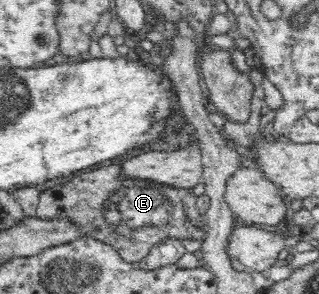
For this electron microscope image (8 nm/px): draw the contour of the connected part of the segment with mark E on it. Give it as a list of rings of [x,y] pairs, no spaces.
[[[108,166],[94,172],[86,172],[39,192],[36,215],[40,218],[65,216],[81,228],[84,237],[92,237],[108,244],[118,251],[126,262],[139,262],[148,256],[150,249],[166,238],[194,238],[202,241],[205,237],[196,229],[184,213],[183,193],[172,187],[156,183],[124,182],[118,177],[120,166]]]

